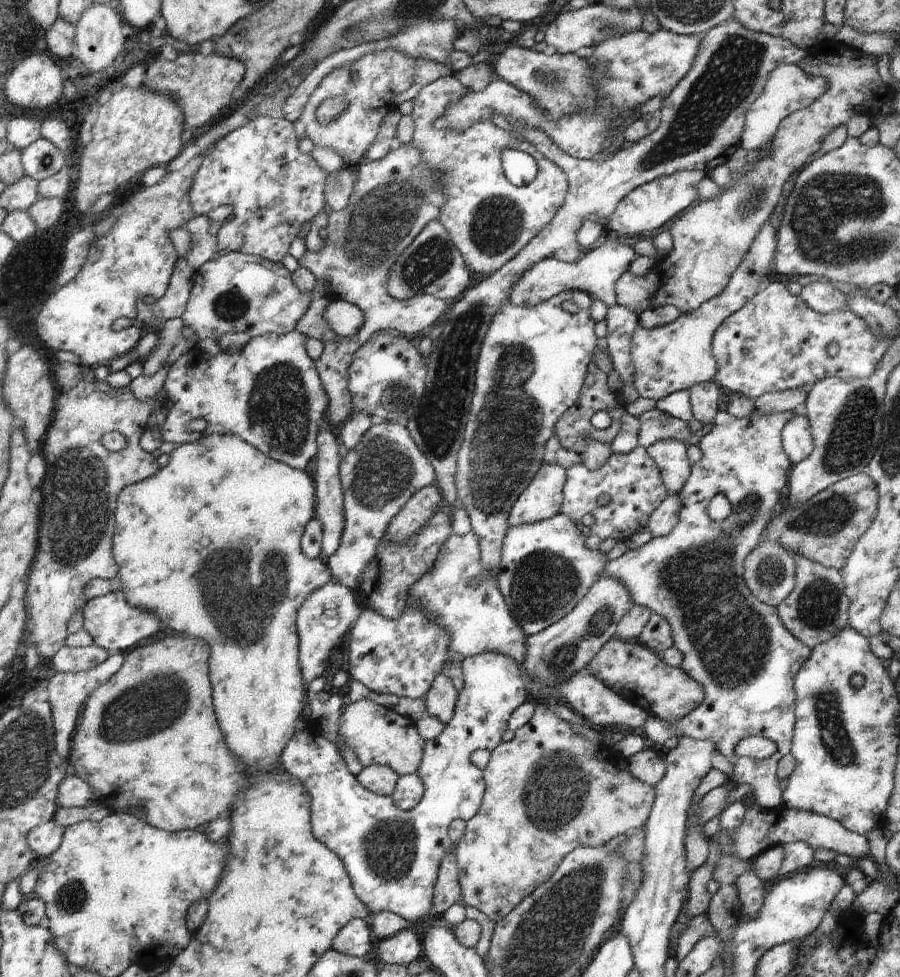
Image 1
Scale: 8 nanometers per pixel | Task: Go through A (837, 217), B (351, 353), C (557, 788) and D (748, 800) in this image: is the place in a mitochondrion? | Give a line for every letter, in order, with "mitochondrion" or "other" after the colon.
A: mitochondrion
B: other
C: mitochondrion
D: other

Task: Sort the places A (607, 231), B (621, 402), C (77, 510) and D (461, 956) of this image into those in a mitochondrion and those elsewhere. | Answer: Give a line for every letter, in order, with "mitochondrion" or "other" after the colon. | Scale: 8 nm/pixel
A: other
B: other
C: mitochondrion
D: other

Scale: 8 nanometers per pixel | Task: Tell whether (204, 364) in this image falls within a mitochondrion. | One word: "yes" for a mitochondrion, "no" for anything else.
no

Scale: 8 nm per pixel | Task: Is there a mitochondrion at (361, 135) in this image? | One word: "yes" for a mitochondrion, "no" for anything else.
no

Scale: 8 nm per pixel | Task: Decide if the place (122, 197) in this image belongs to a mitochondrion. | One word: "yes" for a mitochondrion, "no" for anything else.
no

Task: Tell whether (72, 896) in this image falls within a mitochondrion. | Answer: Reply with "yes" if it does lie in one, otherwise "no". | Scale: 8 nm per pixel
yes

